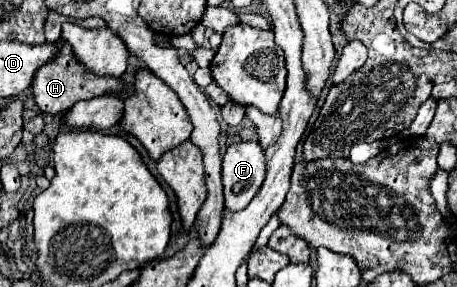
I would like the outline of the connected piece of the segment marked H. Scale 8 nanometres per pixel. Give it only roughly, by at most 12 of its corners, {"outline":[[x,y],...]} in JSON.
{"outline":[[68,43],[62,55],[38,69],[32,91],[50,115],[124,83],[92,75]]}

